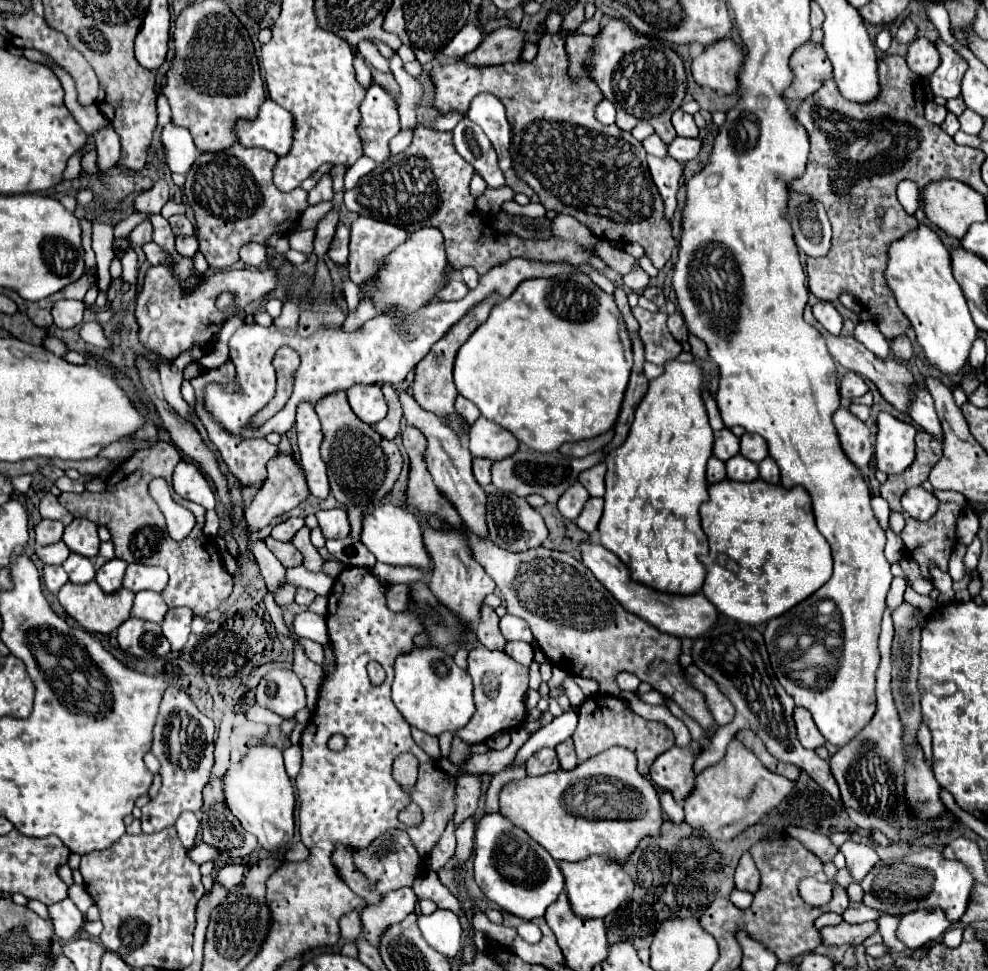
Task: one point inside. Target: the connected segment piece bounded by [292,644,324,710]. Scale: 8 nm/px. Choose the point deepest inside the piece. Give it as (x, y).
(310, 674)

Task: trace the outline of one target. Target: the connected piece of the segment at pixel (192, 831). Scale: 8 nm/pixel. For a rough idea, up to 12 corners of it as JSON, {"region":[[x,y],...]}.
{"region":[[184,812],[176,820],[178,838],[184,848],[194,846],[198,818]]}

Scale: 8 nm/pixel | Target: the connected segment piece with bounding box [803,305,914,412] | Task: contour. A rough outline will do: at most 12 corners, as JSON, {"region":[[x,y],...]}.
{"region":[[803,317],[826,338],[840,366],[872,380],[886,402],[908,412],[910,370],[894,358],[880,360],[854,338],[832,336]]}

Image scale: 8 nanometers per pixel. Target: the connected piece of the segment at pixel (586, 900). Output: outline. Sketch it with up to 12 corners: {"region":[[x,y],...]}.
{"region":[[608,856],[562,862],[572,910],[604,918],[634,892]]}

